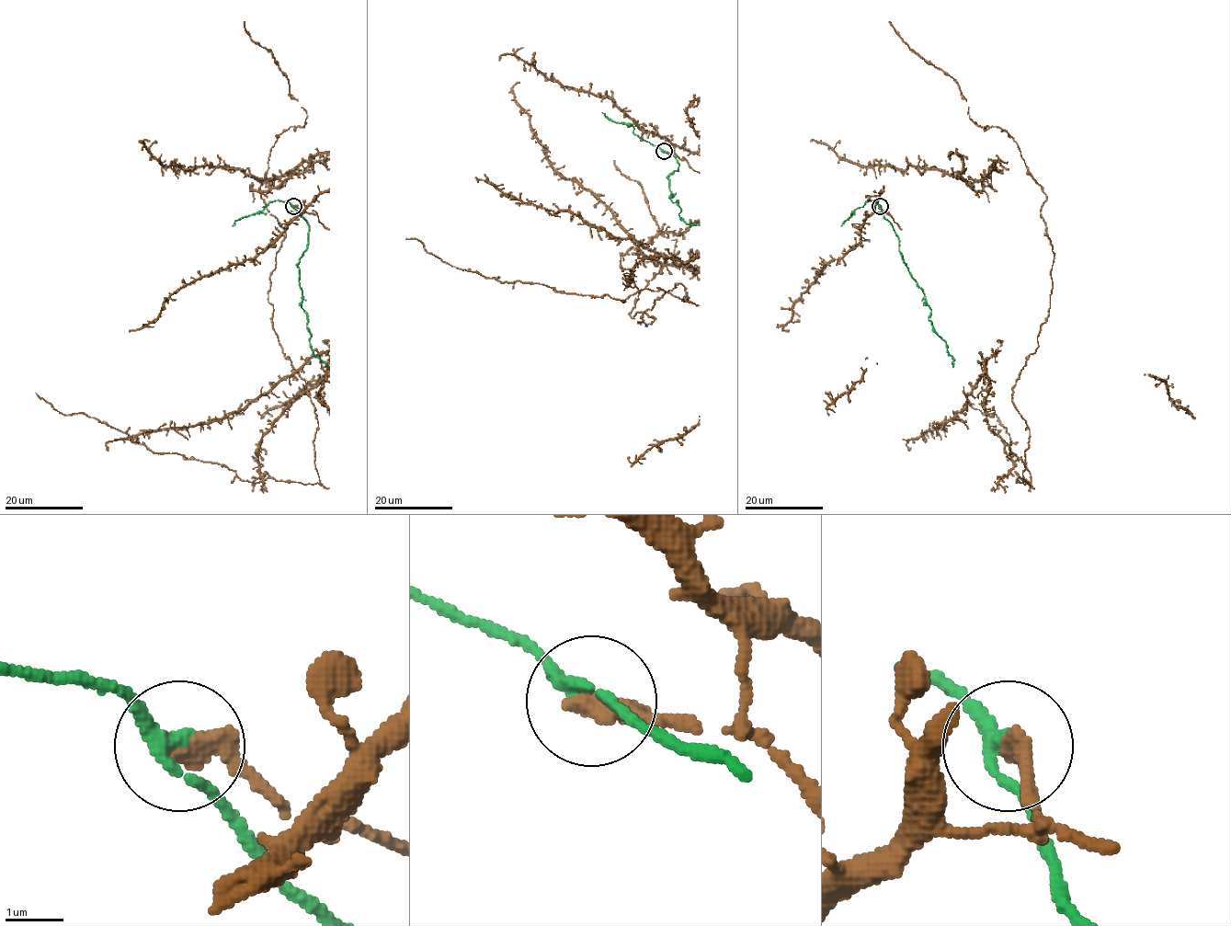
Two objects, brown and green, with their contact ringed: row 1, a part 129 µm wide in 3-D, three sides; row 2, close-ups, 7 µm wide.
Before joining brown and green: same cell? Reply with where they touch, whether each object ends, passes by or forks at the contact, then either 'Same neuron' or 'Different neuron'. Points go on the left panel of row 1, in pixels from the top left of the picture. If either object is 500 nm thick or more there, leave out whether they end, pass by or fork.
Place: (293, 206). At the ring brown ends. At the ring green passes by. Different neuron

